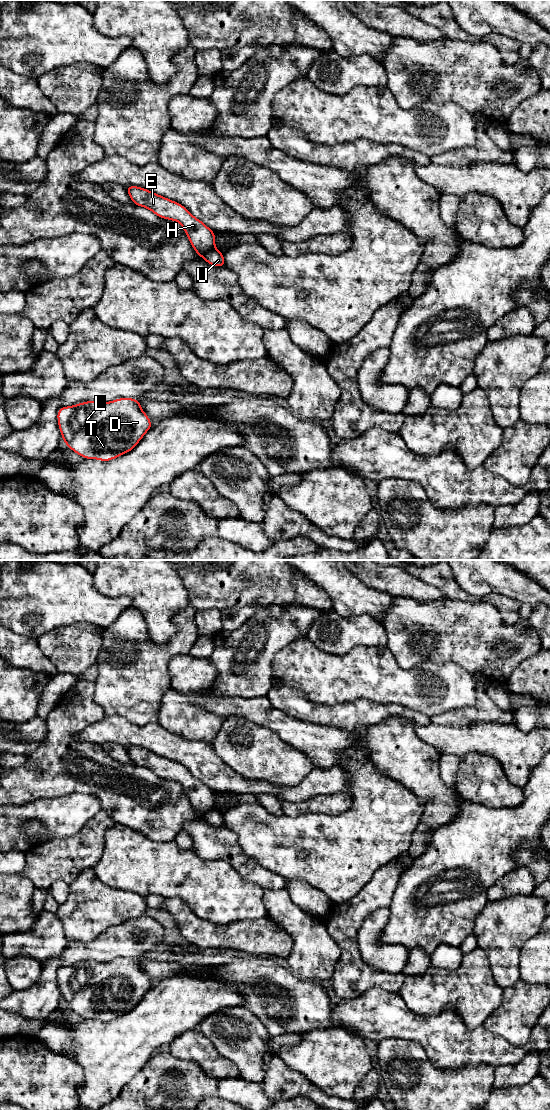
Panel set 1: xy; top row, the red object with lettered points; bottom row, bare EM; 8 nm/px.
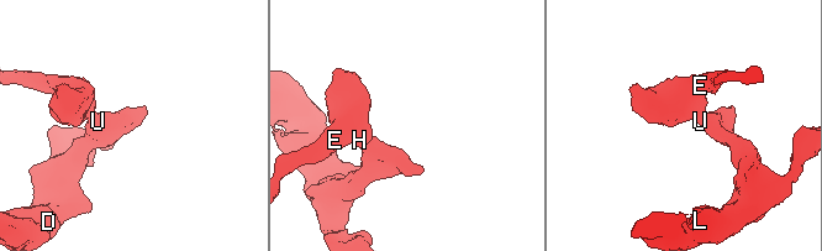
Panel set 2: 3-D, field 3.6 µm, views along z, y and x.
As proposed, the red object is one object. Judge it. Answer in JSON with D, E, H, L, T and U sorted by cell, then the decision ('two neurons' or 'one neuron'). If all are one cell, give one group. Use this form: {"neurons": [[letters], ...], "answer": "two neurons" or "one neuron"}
{"neurons": [["D", "L", "T", "U"], ["E", "H"]], "answer": "two neurons"}

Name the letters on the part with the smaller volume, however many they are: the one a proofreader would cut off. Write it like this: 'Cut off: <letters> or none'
Cut off: E, H

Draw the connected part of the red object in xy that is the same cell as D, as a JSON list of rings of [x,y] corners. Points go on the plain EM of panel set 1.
[[[134,958],[61,967],[57,980],[63,1002],[73,1012],[103,1022],[133,1010],[153,986]]]

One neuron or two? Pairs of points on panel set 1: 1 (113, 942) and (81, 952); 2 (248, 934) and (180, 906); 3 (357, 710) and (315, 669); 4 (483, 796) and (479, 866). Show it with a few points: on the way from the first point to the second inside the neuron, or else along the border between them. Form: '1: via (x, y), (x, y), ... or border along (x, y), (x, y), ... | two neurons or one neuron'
1: via (105, 948), (89, 951) | one neuron
2: via (230, 934), (204, 934), (194, 924) | one neuron
3: border along (372, 702), (355, 699), (326, 705) | two neurons
4: border along (464, 800), (486, 806), (506, 807) | two neurons

